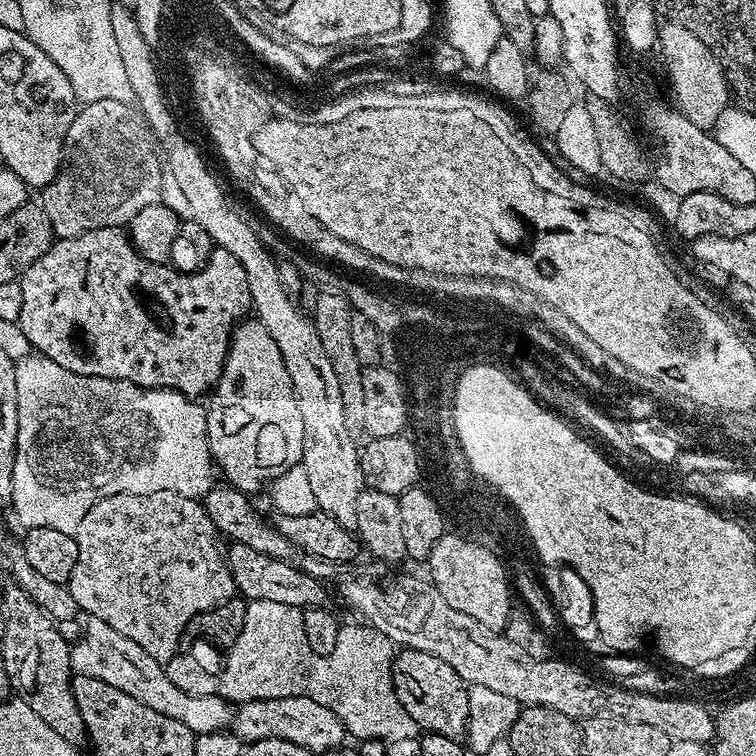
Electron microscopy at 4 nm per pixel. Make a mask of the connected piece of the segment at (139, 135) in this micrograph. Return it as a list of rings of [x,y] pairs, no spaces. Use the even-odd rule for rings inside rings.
[[[122,100],[90,102],[77,111],[64,139],[64,158],[60,172],[42,189],[42,203],[50,218],[52,235],[56,238],[77,236],[90,230],[119,228],[132,223],[134,214],[146,206],[161,203],[166,168],[147,121],[131,103]]]

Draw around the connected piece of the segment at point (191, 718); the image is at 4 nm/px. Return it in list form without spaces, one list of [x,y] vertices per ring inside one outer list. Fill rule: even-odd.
[[[89,617],[84,624],[81,637],[71,647],[71,666],[75,675],[98,678],[130,698],[138,698],[150,710],[158,710],[158,714],[166,714],[166,718],[174,718],[174,722],[182,722],[182,726],[190,726],[197,734],[224,732],[236,720],[233,701],[225,700],[219,694],[213,696],[195,696],[184,688],[179,688],[168,677],[163,663],[155,660],[138,642],[133,642],[114,627],[101,619]]]

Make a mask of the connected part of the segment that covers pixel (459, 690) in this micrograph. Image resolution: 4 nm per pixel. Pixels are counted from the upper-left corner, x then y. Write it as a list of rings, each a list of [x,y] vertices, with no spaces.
[[[401,647],[392,661],[392,681],[398,702],[402,702],[406,714],[414,718],[417,729],[428,734],[442,734],[451,740],[465,735],[468,727],[468,688],[458,670],[442,662],[442,658],[422,650]]]

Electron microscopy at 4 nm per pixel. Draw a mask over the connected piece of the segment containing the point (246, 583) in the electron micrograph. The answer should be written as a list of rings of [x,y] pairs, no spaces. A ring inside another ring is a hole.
[[[233,543],[226,552],[232,577],[236,582],[237,593],[245,601],[265,600],[266,602],[282,602],[282,606],[294,606],[298,609],[319,608],[327,605],[328,592],[324,589],[325,581],[311,576],[286,563],[285,560],[270,558],[270,554],[261,554],[259,550],[252,550],[245,544]]]

